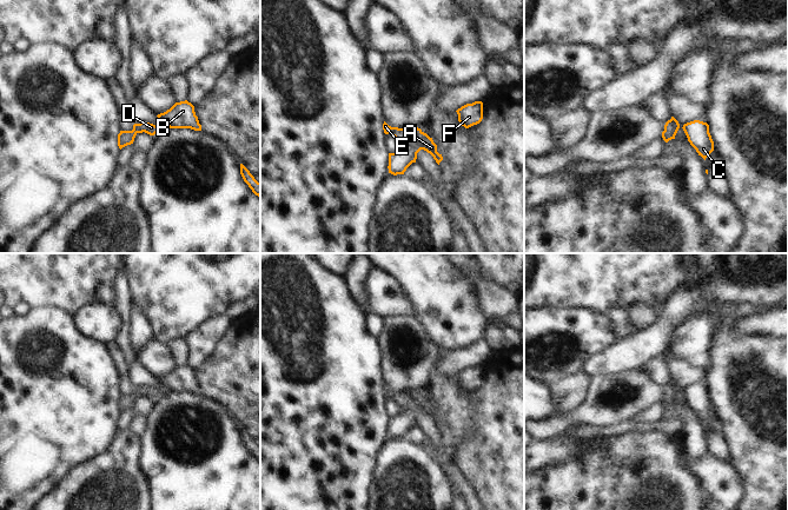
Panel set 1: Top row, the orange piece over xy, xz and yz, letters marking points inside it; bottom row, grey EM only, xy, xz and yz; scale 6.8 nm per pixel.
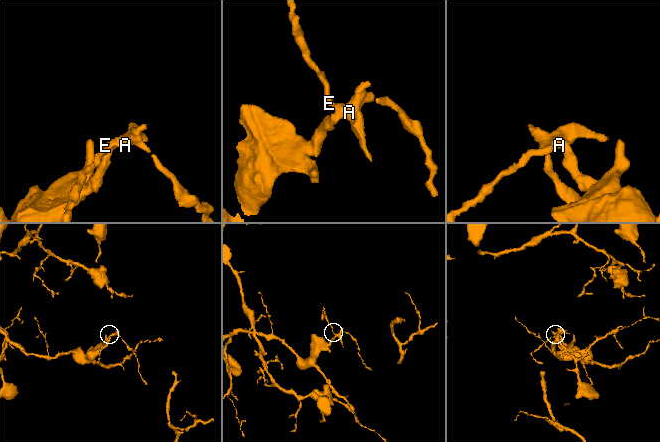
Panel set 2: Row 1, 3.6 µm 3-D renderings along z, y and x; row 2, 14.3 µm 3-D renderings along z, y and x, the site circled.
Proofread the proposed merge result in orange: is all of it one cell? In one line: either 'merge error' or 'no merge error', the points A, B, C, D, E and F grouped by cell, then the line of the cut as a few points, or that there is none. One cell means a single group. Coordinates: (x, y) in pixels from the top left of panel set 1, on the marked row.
no merge error; A B C D E F; no cut

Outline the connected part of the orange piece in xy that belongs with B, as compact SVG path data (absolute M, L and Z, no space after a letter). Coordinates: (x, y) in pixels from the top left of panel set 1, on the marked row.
M187 100L176 102L170 110L157 115L160 125L155 126L150 122L134 124L132 131L120 131L118 134L118 146L122 147L133 144L138 133L147 133L154 135L159 132L160 127L167 125L170 128L191 128L201 131L198 117L194 112L194 106Z

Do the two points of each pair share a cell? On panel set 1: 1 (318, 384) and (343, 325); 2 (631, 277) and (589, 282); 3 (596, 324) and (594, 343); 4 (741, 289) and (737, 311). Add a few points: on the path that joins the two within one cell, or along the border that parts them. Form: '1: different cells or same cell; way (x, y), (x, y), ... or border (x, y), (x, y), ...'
1: same cell; way (326, 370), (326, 342), (329, 339)
2: same cell; way (621, 277), (600, 277)
3: same cell; way (596, 329), (594, 338)
4: different cells; border (767, 305), (735, 305), (728, 311), (726, 317)

